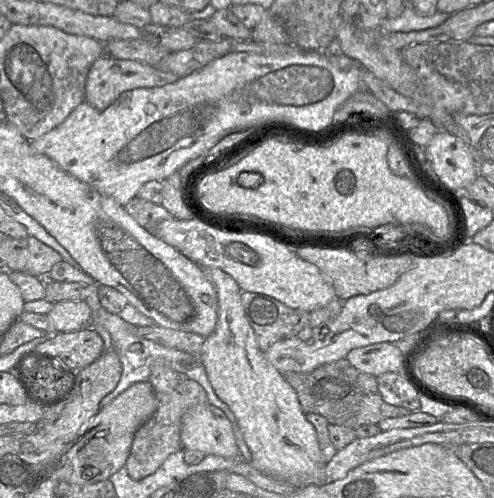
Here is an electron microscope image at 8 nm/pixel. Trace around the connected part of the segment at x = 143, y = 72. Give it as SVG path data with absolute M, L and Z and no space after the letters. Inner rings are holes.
M109 55L100 56L91 66L85 85L85 100L93 108L103 111L114 103L118 97L137 88L155 88L177 81L179 78L171 73L160 70L136 60L121 60Z

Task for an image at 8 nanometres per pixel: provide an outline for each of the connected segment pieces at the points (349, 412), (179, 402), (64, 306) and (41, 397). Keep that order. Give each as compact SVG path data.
M345 358L323 364L309 373L286 373L285 378L296 391L305 413L320 414L333 425L354 429L412 413L408 409L386 403L379 391L377 377L359 371Z
M154 362L148 382L153 386L158 406L152 417L135 433L126 462L129 476L141 480L153 474L173 453L183 450L181 427L183 415L192 407L209 403L203 387L186 374L176 371L164 362Z
M67 300L54 303L46 315L52 330L68 332L87 327L92 311L85 301Z
M38 353L25 354L18 364L15 369L29 401L49 406L66 398L74 387L74 371L59 368Z

